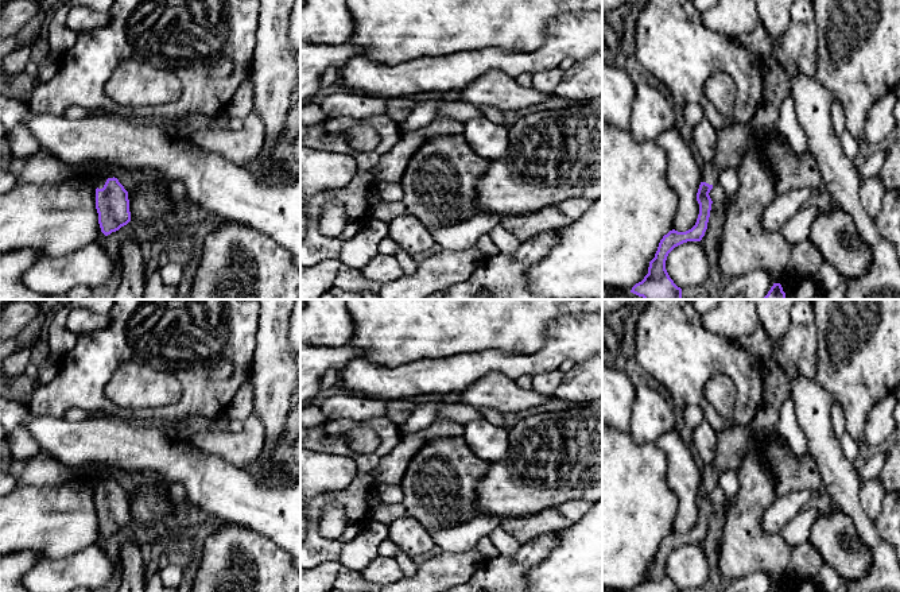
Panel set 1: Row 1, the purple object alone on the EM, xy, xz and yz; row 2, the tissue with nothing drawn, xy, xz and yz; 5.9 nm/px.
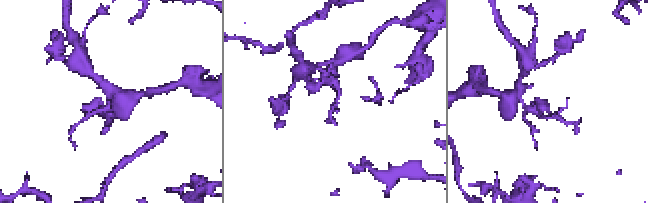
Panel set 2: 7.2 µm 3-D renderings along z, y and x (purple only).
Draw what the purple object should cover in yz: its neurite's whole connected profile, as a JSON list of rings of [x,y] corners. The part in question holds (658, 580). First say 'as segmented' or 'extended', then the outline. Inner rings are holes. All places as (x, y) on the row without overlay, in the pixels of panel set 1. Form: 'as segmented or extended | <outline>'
extended | [[[732,425],[717,432],[715,446],[714,461],[701,472],[702,484],[697,495],[699,516],[695,527],[686,534],[672,531],[663,538],[655,560],[649,564],[648,576],[632,592],[682,592],[666,572],[667,558],[683,545],[702,542],[713,506],[710,492],[718,485],[724,471],[737,471],[741,467],[750,448],[761,450],[763,463],[775,480],[776,496],[803,490],[815,491],[822,485],[815,458],[810,453],[798,458],[781,434],[772,434],[768,440],[759,441],[752,434],[750,426]]]

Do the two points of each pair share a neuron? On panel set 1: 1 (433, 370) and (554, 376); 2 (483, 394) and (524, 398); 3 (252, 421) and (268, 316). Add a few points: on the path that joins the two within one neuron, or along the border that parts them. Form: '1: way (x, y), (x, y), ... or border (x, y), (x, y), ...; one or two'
1: border (558, 368), (532, 376); two
2: way (493, 395), (513, 398); one
3: border (252, 411), (263, 425), (264, 442); two

